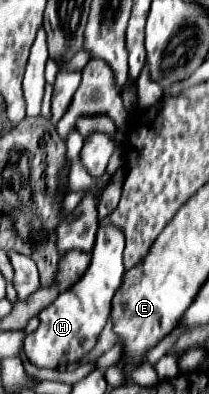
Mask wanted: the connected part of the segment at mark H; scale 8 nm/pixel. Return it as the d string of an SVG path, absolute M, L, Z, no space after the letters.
M115 226L99 228L93 258L89 268L85 270L83 278L77 284L63 290L53 304L39 312L39 326L35 332L27 334L25 338L25 356L37 368L61 368L71 362L79 362L85 354L93 350L101 330L109 320L111 298L121 284L123 278L123 246L125 238L123 232Z

